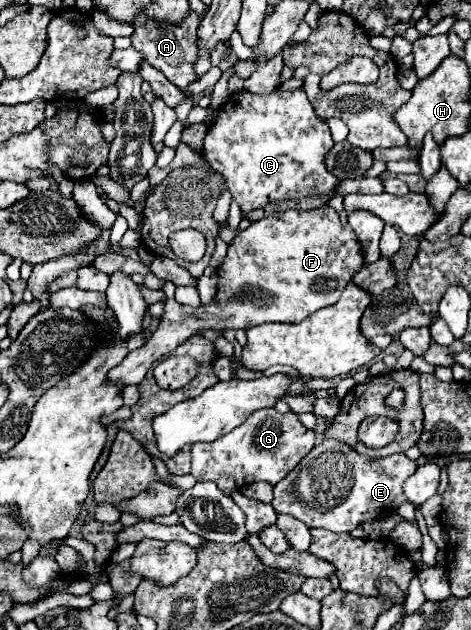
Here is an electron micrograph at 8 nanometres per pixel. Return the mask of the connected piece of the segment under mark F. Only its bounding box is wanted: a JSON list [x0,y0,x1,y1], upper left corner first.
[108,207,364,385]

